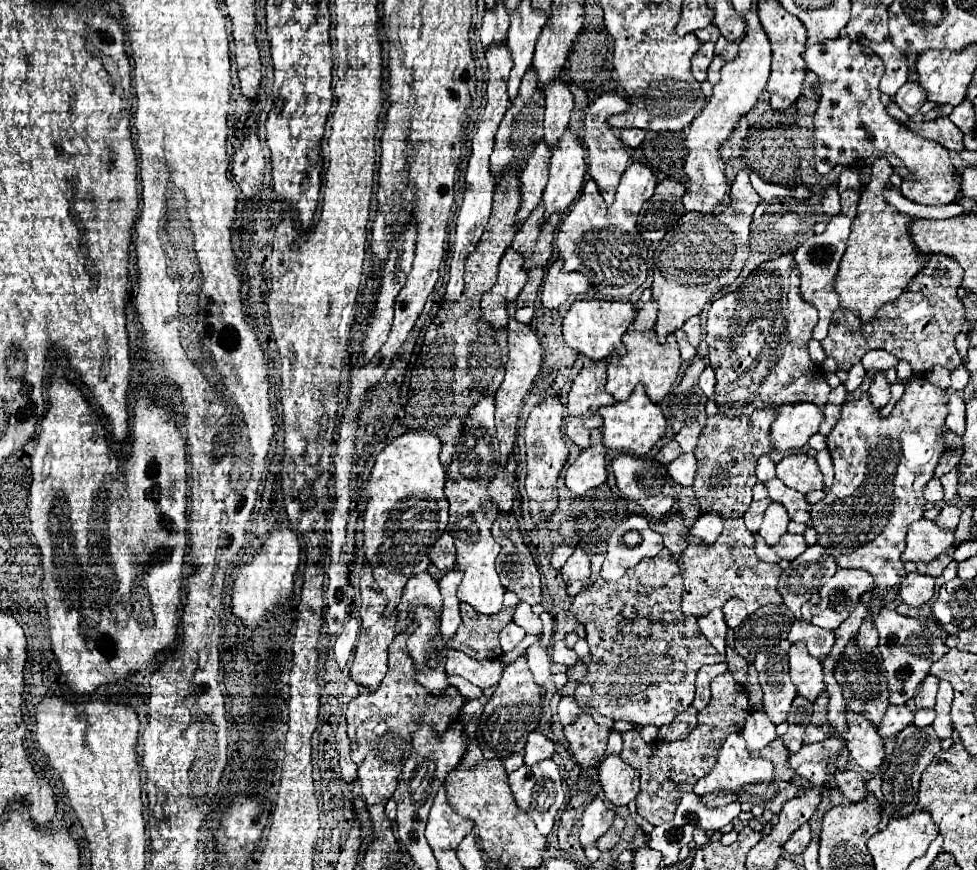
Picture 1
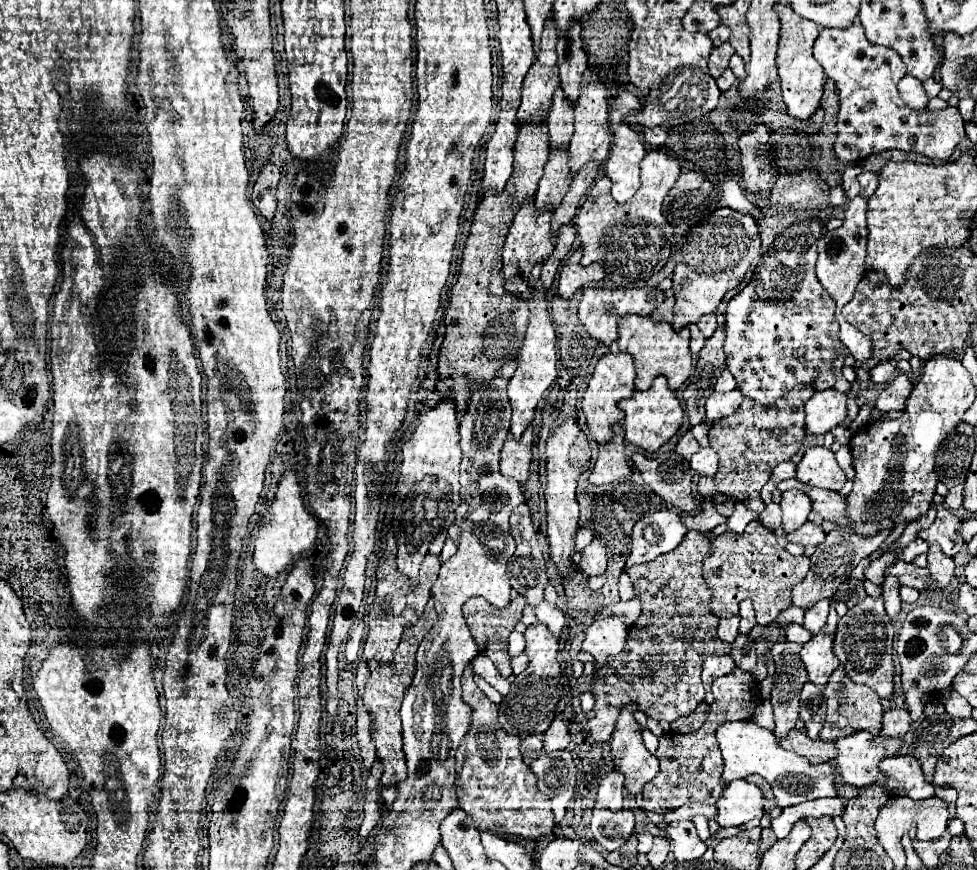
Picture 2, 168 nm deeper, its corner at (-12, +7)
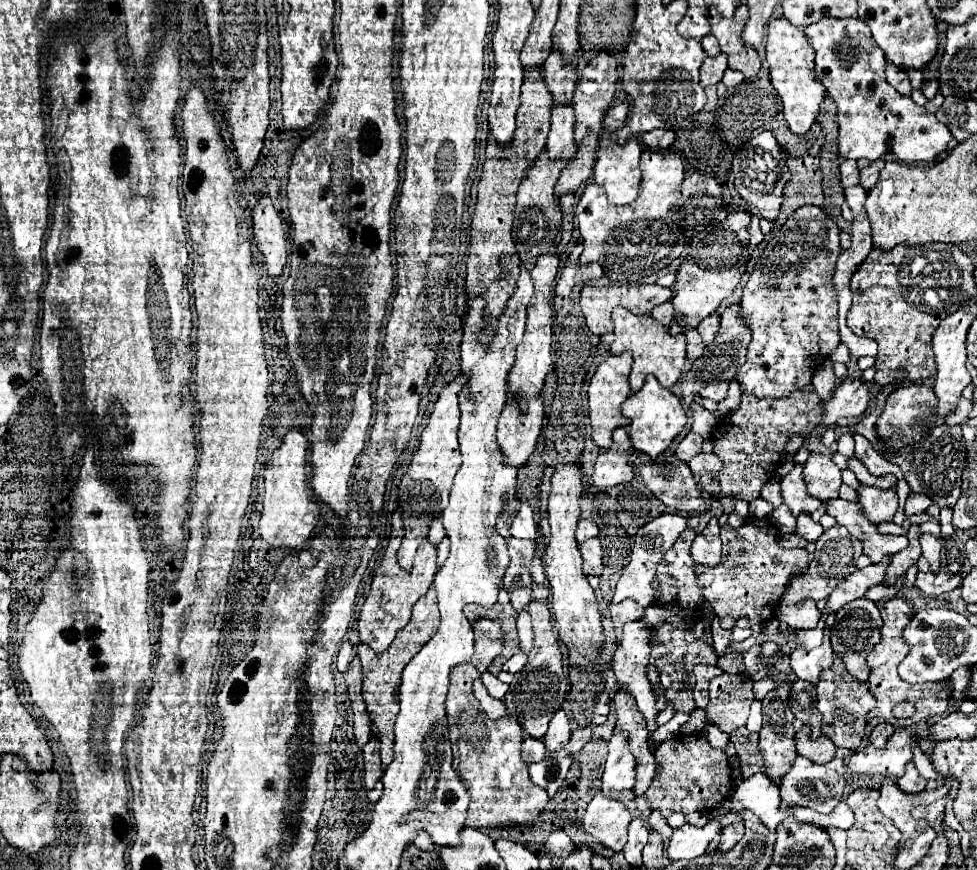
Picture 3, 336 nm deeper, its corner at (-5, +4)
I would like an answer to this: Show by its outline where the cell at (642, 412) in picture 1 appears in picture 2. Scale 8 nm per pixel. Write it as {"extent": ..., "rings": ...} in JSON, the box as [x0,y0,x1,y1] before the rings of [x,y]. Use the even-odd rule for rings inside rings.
{"extent":[617,376,683,452],"rings":[[[657,376],[651,384],[649,390],[645,392],[635,392],[631,398],[621,400],[617,404],[625,412],[625,440],[647,450],[647,452],[657,452],[669,438],[673,438],[683,424],[683,408],[675,396],[673,390],[667,386],[665,376]]]}

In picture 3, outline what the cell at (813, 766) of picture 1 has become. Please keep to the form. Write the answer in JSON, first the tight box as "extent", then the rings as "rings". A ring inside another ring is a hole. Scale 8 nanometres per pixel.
{"extent":[848,729,918,777],"rings":[[[896,729],[884,749],[876,749],[872,743],[866,743],[862,749],[852,751],[852,755],[848,757],[848,773],[902,777],[904,765],[912,759],[910,743],[914,739],[918,737],[912,731]]]}

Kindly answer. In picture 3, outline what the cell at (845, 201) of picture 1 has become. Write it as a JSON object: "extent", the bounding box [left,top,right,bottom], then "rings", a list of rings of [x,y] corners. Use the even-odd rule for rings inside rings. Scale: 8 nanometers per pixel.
{"extent":[860,159,886,191],"rings":[[[878,159],[878,161],[874,161],[870,167],[862,169],[862,171],[860,171],[860,185],[870,191],[870,189],[876,185],[878,173],[880,173],[880,169],[882,169],[884,165],[886,165],[886,161],[884,161],[884,159]]]}

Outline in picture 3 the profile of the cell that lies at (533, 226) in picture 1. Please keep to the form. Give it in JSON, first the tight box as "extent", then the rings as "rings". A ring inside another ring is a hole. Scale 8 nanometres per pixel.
{"extent":[546,107,576,163],"rings":[[[552,107],[552,127],[546,143],[546,151],[552,161],[564,159],[566,163],[572,163],[576,155],[576,145],[572,143],[572,125],[574,115],[572,107]]]}

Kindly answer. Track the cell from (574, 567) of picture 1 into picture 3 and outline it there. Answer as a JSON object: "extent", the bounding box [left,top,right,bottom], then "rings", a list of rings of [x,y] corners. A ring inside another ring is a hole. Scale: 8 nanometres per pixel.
{"extent":[580,537,602,575],"rings":[[[592,537],[580,545],[584,559],[584,575],[602,575],[602,545],[598,537]]]}

